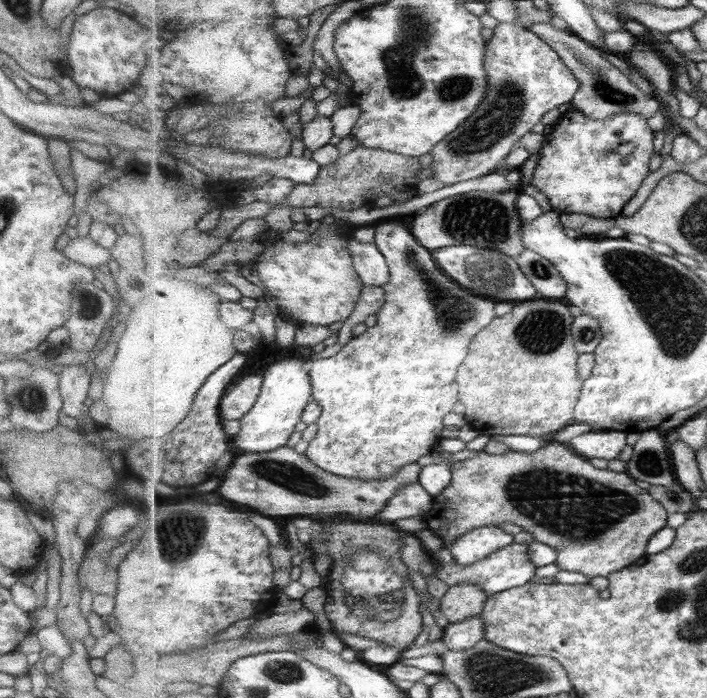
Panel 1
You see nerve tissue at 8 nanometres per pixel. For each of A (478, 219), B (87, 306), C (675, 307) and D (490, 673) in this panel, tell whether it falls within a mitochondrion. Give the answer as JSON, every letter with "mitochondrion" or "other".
{"A":"mitochondrion","B":"mitochondrion","C":"mitochondrion","D":"mitochondrion"}

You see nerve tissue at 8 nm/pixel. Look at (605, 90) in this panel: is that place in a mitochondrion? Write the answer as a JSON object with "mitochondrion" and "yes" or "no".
{"mitochondrion":"yes"}

